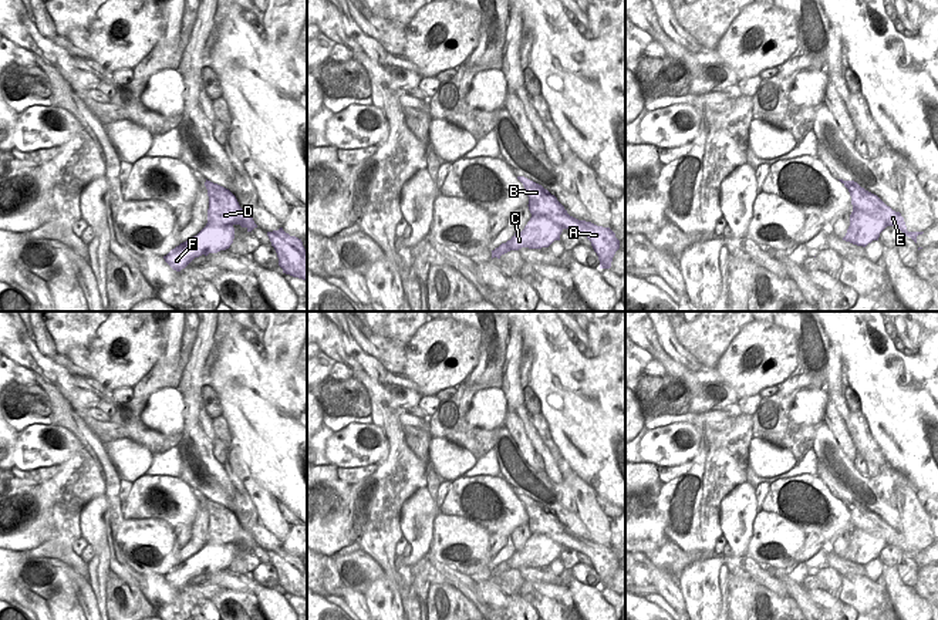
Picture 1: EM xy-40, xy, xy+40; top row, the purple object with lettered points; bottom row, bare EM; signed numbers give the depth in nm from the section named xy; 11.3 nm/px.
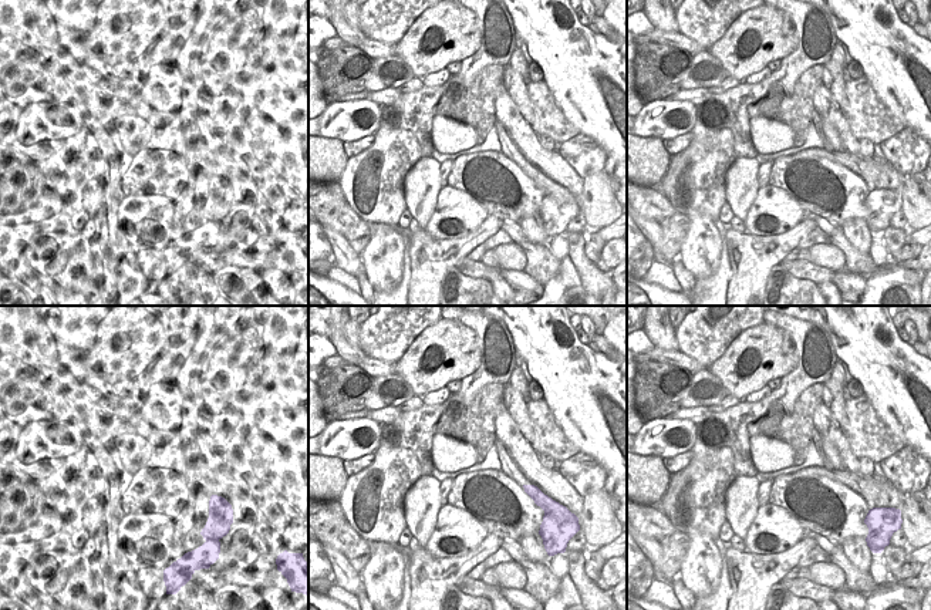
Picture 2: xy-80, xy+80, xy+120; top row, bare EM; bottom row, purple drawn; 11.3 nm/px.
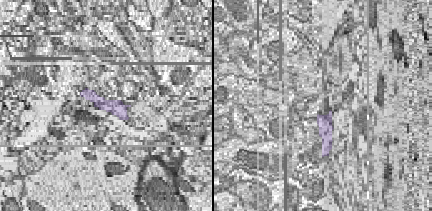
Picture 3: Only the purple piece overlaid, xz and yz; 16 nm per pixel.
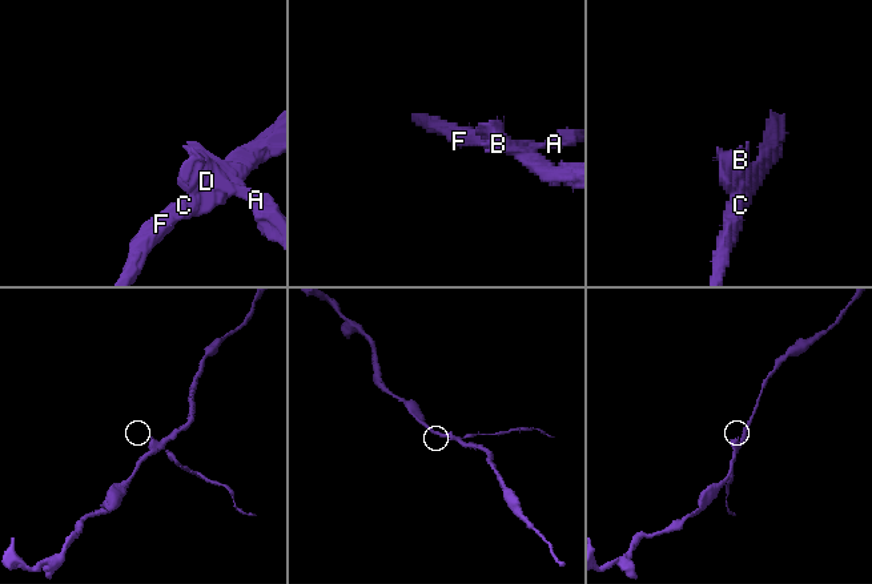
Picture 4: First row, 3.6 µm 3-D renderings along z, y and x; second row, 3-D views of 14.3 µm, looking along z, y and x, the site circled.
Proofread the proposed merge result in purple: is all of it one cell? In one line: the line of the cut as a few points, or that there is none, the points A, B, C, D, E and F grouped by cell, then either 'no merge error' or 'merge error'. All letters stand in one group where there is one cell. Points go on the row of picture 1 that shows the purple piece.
cut xy+40 (853, 209), (879, 214), (888, 225); groups A B D E / C F; merge error

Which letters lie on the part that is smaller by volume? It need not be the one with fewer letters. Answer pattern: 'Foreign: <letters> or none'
Foreign: A, B, D, E

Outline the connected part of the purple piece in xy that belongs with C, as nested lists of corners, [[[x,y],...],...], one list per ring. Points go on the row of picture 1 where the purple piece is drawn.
[[[532,215],[524,229],[514,233],[510,240],[492,250],[492,259],[522,247],[541,249],[549,247],[554,240],[560,240],[563,226],[543,215]]]

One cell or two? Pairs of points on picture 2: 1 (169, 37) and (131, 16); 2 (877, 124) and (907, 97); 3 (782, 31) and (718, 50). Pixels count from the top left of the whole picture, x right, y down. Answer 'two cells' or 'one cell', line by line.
1: two cells
2: two cells
3: one cell

